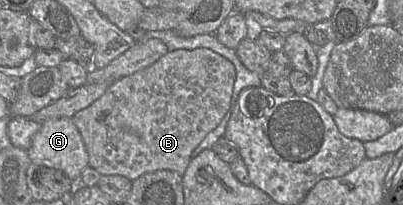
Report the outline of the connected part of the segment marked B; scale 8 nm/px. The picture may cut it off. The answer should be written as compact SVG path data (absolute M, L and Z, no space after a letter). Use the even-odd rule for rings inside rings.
M207 48L169 51L149 67L119 79L111 84L106 89L104 94L95 100L91 105L77 112L72 117L73 123L80 133L88 153L88 165L95 169L100 175L121 175L130 181L134 181L145 173L158 170L175 171L182 176L188 167L191 160L191 154L195 148L201 143L208 133L220 124L223 117L227 113L231 104L235 80L236 71L233 64L223 56Z

